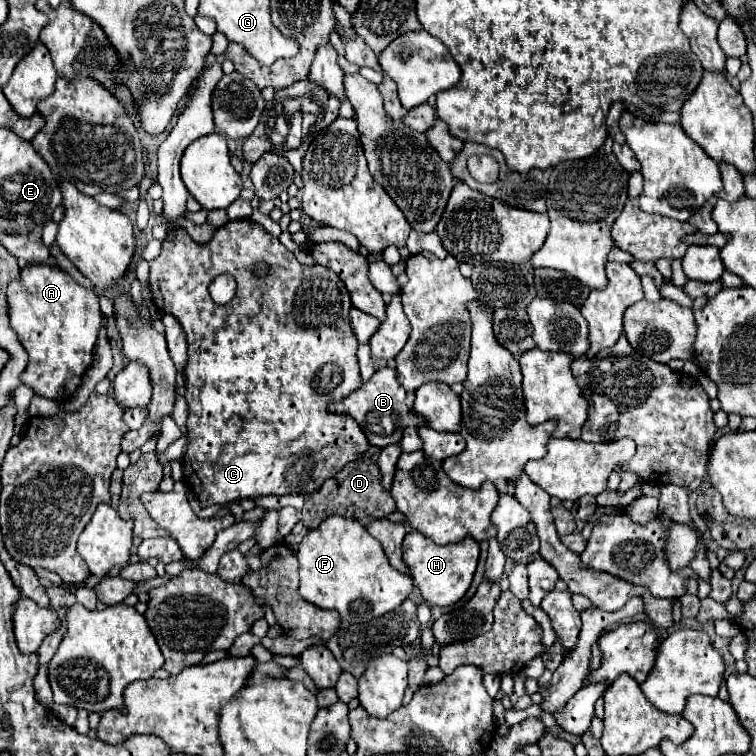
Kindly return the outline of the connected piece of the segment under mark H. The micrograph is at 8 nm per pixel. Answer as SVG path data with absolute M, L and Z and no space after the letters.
M410 531L404 537L404 561L410 567L412 579L422 591L422 597L428 605L452 605L464 597L468 591L476 565L480 547L474 543L474 539L462 539L462 543L448 543L448 545L436 545L432 539L426 539L420 531Z

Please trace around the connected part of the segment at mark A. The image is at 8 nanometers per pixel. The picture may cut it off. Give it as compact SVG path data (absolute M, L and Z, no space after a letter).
M32 265L22 267L20 271L22 279L18 283L8 285L8 303L10 303L10 327L18 333L20 343L30 355L28 367L22 371L20 379L24 385L32 387L32 391L44 399L54 401L68 401L78 387L82 385L84 373L88 371L92 357L94 357L94 345L98 339L98 331L102 327L102 311L98 305L98 295L92 289L86 289L78 285L66 271L54 265Z

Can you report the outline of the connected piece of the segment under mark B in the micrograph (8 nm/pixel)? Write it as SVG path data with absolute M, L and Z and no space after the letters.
M390 367L376 371L370 381L362 383L362 387L358 391L350 393L342 401L330 403L328 411L348 413L362 427L368 443L374 447L380 447L380 449L384 449L392 443L398 443L402 439L402 431L408 425L414 425L414 427L422 425L422 421L410 413L410 409L406 405L406 391L396 379L396 369L390 369Z

